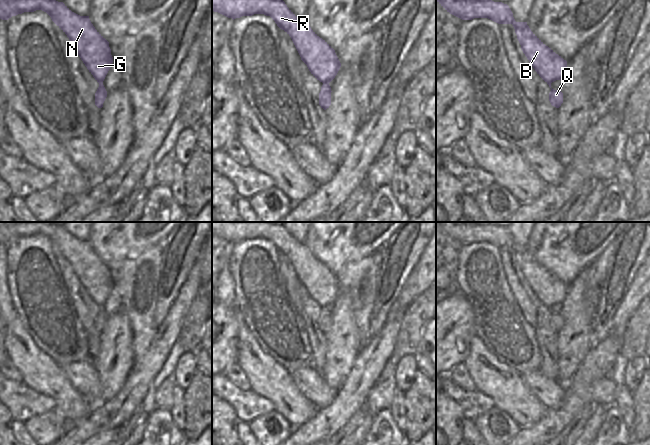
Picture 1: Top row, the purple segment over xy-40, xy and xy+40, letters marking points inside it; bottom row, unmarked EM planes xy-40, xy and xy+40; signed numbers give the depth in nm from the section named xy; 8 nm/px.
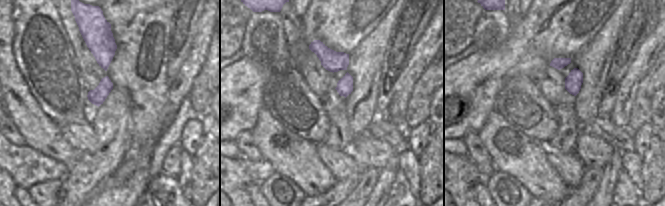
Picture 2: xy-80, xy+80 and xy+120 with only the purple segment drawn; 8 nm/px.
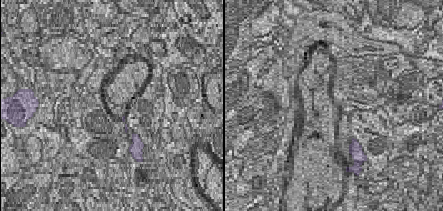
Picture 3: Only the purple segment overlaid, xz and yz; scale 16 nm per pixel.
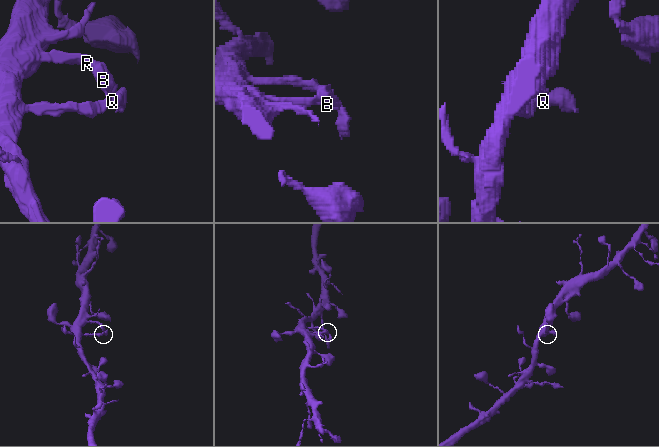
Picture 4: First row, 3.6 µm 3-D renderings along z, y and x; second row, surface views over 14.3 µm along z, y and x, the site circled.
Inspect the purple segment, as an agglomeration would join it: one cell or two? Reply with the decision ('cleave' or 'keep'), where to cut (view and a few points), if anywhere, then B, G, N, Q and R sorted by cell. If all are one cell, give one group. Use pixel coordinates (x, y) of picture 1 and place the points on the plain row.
keep; cut none; groups B G N Q R

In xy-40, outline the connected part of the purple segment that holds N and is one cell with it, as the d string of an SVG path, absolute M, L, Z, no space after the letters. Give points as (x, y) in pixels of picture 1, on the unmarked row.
M0 222L0 243L42 234L67 259L75 275L99 307L95 329L103 331L107 315L103 305L113 287L109 266L95 253L89 240L72 236L63 226L45 222Z

